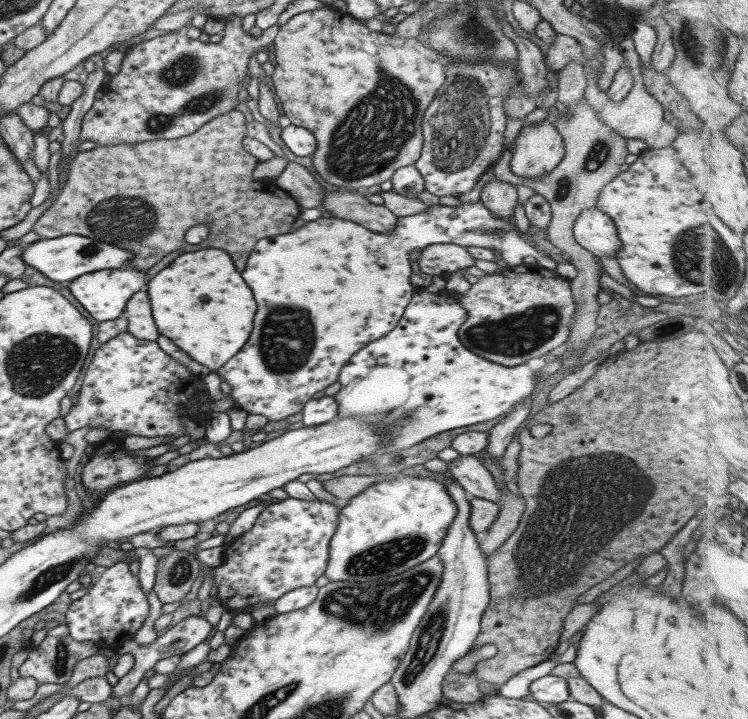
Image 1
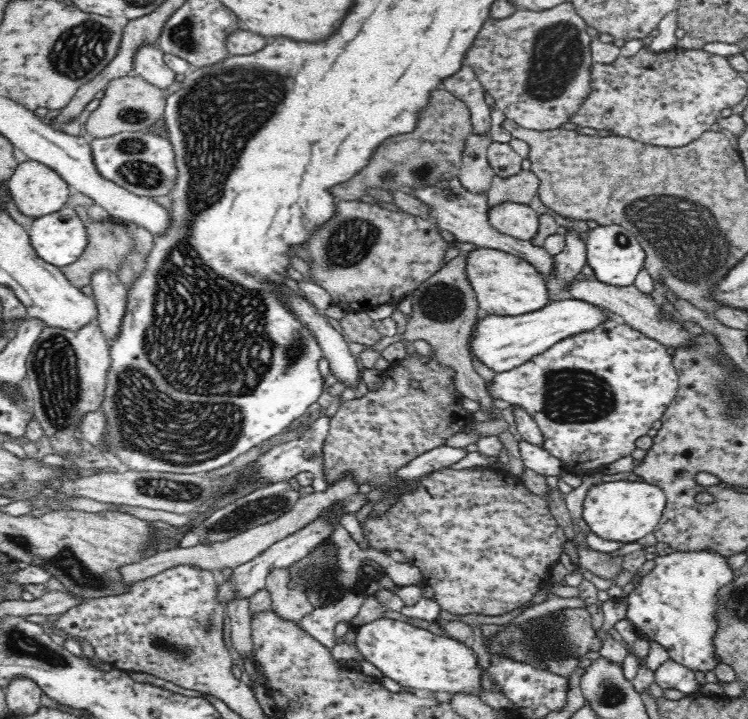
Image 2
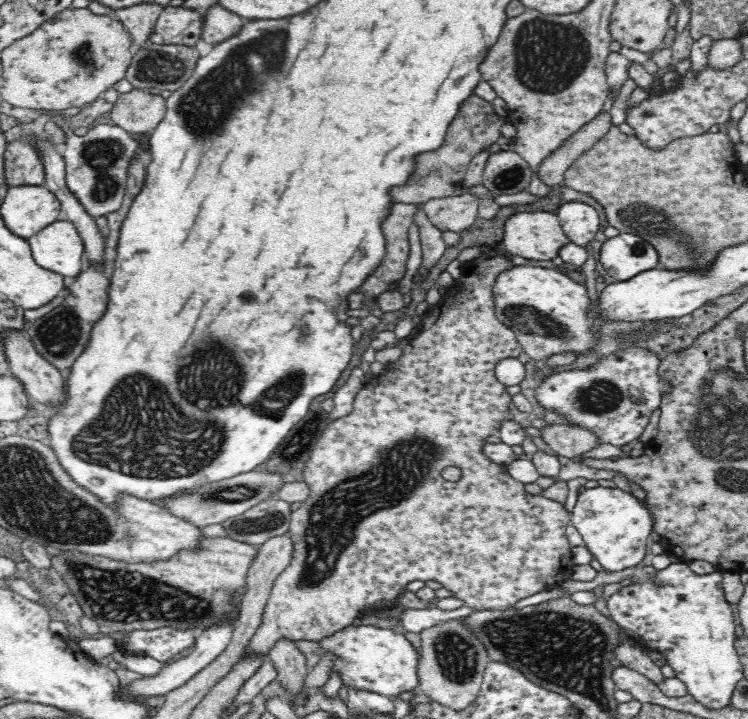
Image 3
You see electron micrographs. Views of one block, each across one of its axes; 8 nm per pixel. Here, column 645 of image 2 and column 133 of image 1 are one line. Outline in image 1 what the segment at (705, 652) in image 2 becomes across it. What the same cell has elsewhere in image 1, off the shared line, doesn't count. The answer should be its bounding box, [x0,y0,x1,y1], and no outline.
[63,562,149,648]

